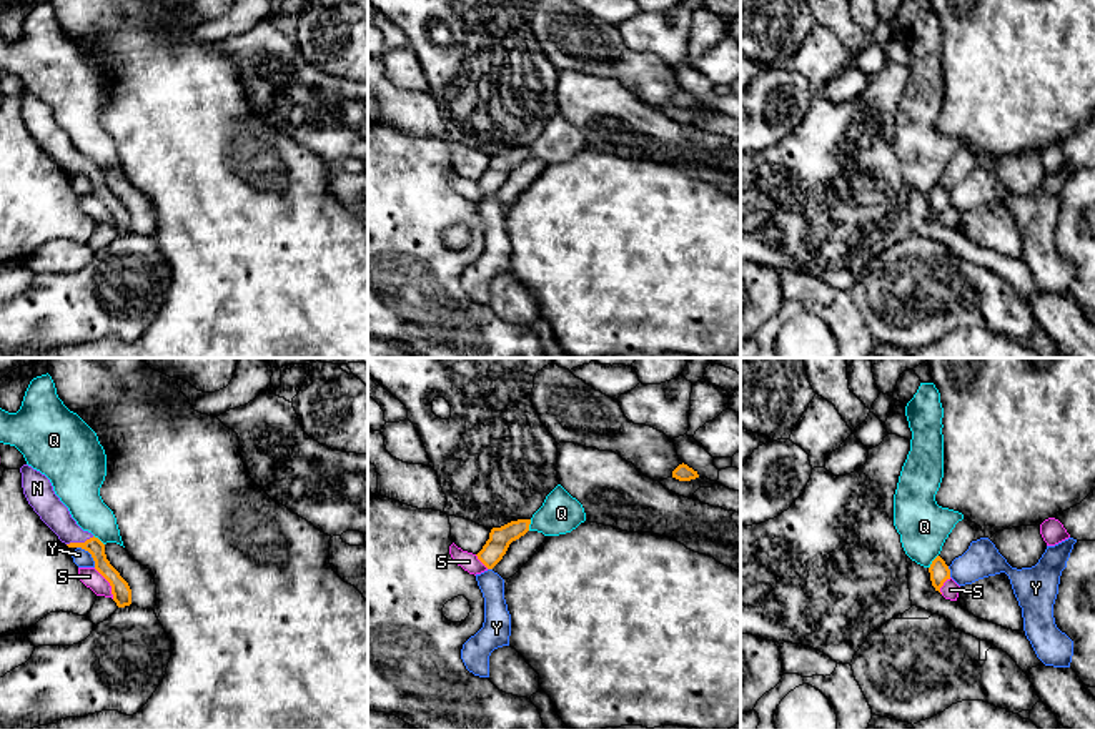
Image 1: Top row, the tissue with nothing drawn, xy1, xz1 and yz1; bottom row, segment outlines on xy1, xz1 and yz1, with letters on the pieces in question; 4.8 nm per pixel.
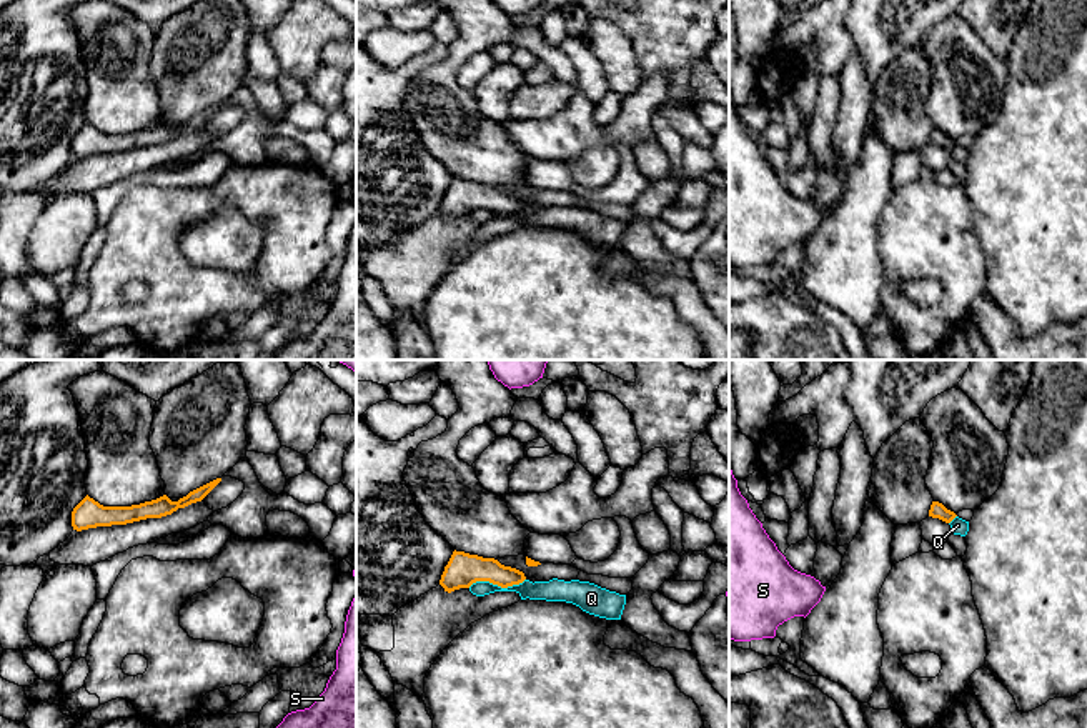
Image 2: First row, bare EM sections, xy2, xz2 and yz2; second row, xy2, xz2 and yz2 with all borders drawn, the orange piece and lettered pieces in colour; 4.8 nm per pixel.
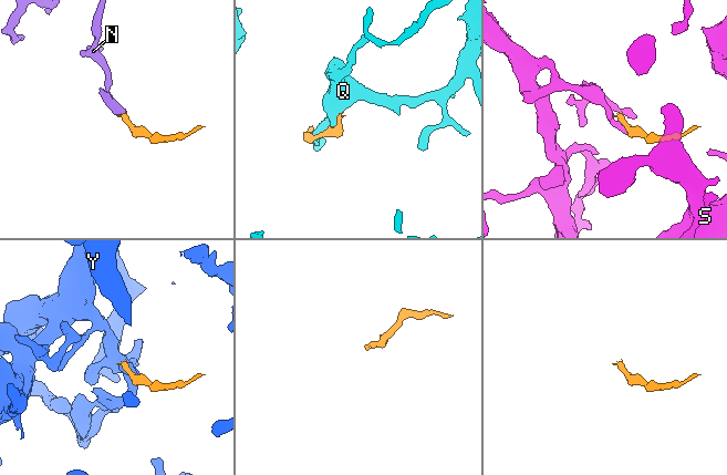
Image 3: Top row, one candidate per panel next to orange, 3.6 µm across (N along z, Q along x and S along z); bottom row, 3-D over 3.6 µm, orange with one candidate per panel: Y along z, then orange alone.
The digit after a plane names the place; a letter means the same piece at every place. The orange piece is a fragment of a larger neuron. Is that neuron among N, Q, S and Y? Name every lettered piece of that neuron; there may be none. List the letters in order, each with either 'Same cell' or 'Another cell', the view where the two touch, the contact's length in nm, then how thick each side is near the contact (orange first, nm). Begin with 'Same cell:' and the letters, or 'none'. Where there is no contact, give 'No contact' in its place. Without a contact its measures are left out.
Same cell: N
N: Same cell. Touches orange in xy1. Shared border 140 nm. Thickness 80 nm (orange) against 140 nm
Q: Another cell. Touches orange in xz2. Shared border 280 nm. Thickness 160 nm (orange) against 100 nm
S: Another cell. Touches orange in xy1. Shared border 180 nm. Thickness 100 nm (orange) against 90 nm
Y: Another cell. Touches orange in xy1. Shared border 140 nm. Thickness 90 nm (orange) against 90 nm

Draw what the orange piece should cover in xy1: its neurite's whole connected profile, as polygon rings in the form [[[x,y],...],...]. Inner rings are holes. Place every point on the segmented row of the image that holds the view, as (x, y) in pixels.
[[[28,464],[20,468],[22,488],[28,504],[40,519],[68,548],[88,551],[95,561],[95,569],[110,583],[113,601],[118,608],[131,604],[131,589],[120,573],[110,564],[105,554],[105,544],[92,533],[83,531],[72,518],[68,508],[55,494],[50,479]]]

